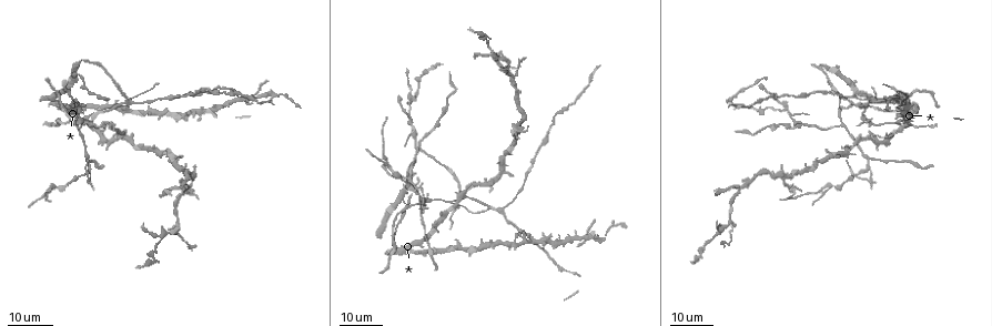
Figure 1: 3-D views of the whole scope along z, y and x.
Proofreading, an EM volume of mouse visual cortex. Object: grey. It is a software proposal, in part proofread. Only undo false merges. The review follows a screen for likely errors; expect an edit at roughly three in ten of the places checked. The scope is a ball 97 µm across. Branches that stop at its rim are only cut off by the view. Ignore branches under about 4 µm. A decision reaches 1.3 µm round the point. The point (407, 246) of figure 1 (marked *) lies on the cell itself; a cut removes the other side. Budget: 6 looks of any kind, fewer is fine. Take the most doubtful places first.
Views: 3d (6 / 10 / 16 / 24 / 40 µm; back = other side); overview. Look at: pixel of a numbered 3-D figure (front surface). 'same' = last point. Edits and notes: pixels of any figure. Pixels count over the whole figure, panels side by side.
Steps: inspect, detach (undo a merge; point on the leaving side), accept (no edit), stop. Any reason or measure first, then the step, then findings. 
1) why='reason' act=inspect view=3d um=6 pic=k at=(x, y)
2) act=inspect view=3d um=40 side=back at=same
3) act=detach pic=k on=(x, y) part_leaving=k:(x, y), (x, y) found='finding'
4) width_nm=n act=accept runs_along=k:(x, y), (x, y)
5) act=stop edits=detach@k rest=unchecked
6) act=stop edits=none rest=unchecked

why='two arms in line, one across' act=inspect view=3d um=16 pic=1 at=(456, 204)

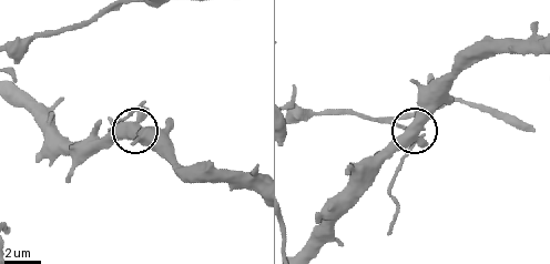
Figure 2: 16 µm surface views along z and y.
act=inspect view=3d um=10 pic=2 at=(138, 123)

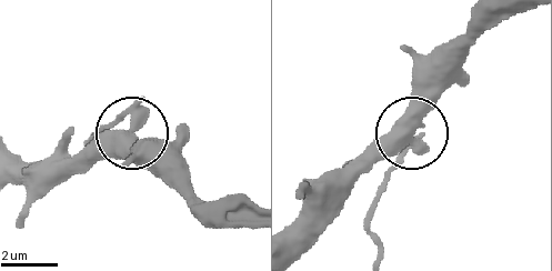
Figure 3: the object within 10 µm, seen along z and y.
arms=3 act=accept found='one cell here'

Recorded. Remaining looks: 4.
act=inspect view=3d um=16 pic=1 at=(382, 162)

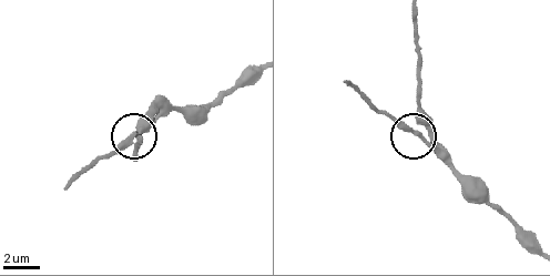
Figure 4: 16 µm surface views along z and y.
act=inspect view=3d um=10 pic=4 at=(133, 137)

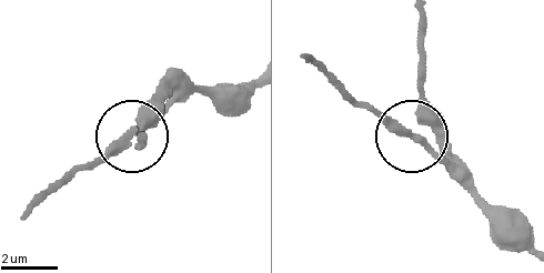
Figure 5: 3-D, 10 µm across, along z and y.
arms=3 act=accept runs_along=5:(251, 79), (187, 91), (68, 180) found='all the same cell'

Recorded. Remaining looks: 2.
why='three arms meet' act=inspect view=3d um=16 pic=1 at=(119, 105)

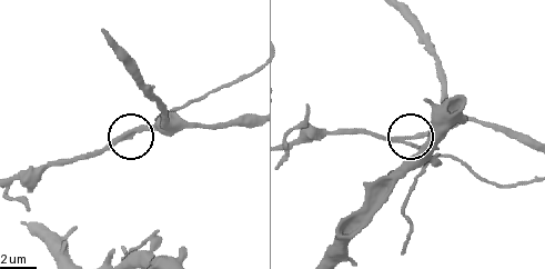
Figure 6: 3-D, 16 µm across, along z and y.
act=inspect view=3d um=6 pic=6 at=(131, 132)

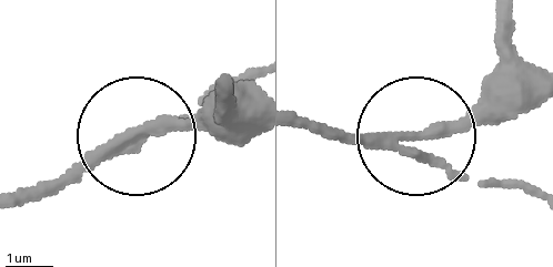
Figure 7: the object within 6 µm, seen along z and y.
width_nm=220 act=detach pic=7 on=(443, 165) part_leaving=7:(390, 145), (530, 188) found='two cells meet here'

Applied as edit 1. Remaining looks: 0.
act=stop edits=detach@7 rest=unchecked

